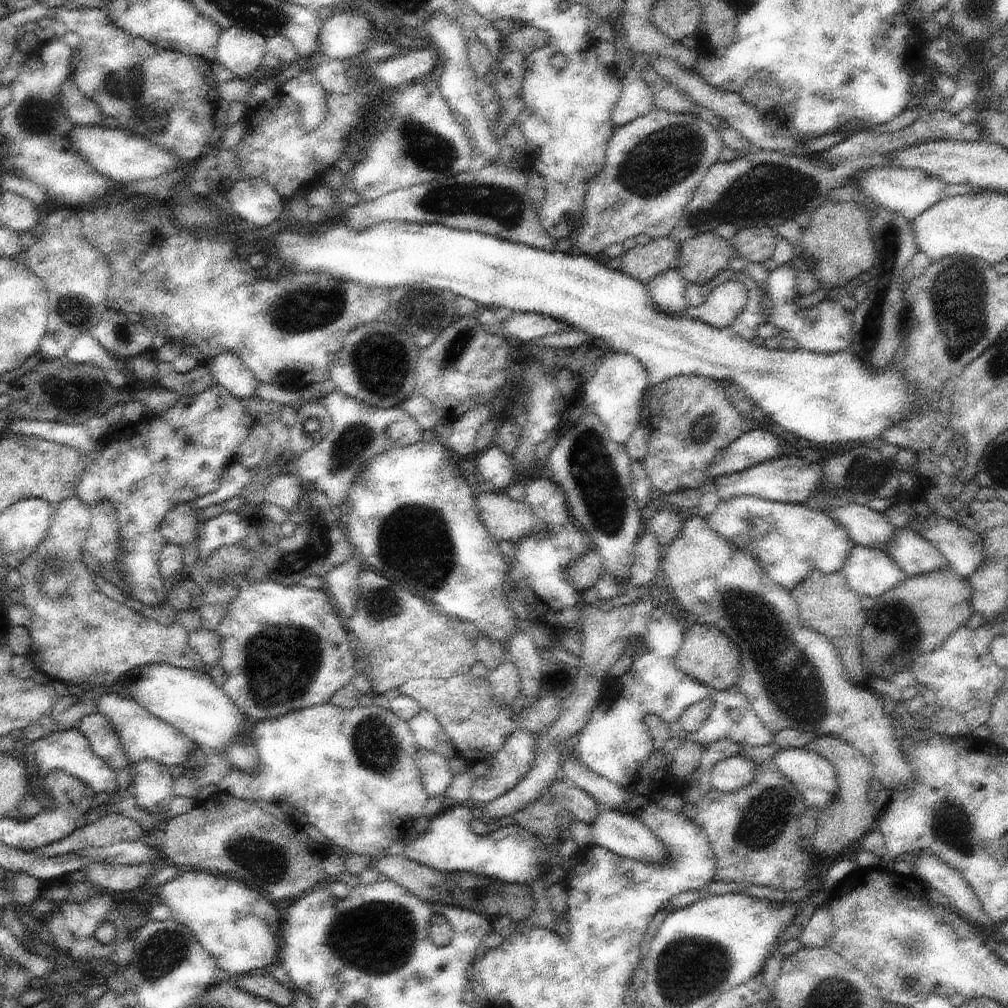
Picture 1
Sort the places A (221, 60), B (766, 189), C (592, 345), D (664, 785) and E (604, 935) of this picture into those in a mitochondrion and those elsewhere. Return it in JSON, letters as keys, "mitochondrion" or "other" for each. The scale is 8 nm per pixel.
{"A":"other","B":"mitochondrion","C":"other","D":"other","E":"other"}

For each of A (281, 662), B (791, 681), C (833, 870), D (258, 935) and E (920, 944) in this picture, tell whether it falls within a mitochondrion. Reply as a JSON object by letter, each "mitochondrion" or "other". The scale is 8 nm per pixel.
{"A":"mitochondrion","B":"mitochondrion","C":"other","D":"other","E":"mitochondrion"}

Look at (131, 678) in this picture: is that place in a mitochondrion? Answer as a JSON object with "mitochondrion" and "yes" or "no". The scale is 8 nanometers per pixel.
{"mitochondrion":"no"}

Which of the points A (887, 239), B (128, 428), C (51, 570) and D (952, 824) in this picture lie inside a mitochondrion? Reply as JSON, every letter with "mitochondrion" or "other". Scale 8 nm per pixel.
{"A":"mitochondrion","B":"other","C":"mitochondrion","D":"mitochondrion"}

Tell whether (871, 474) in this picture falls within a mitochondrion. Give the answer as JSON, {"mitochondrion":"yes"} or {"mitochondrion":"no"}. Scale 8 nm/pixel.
{"mitochondrion":"yes"}

